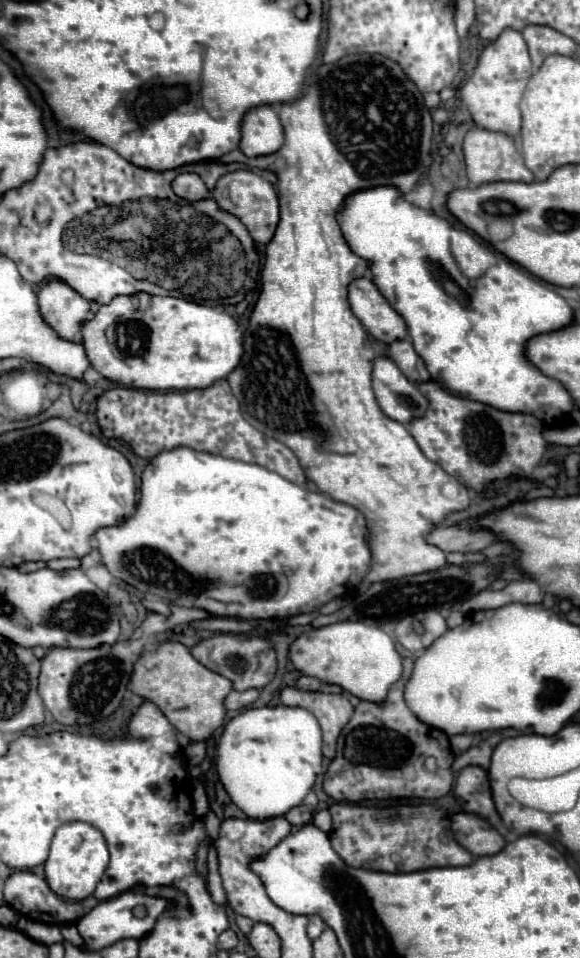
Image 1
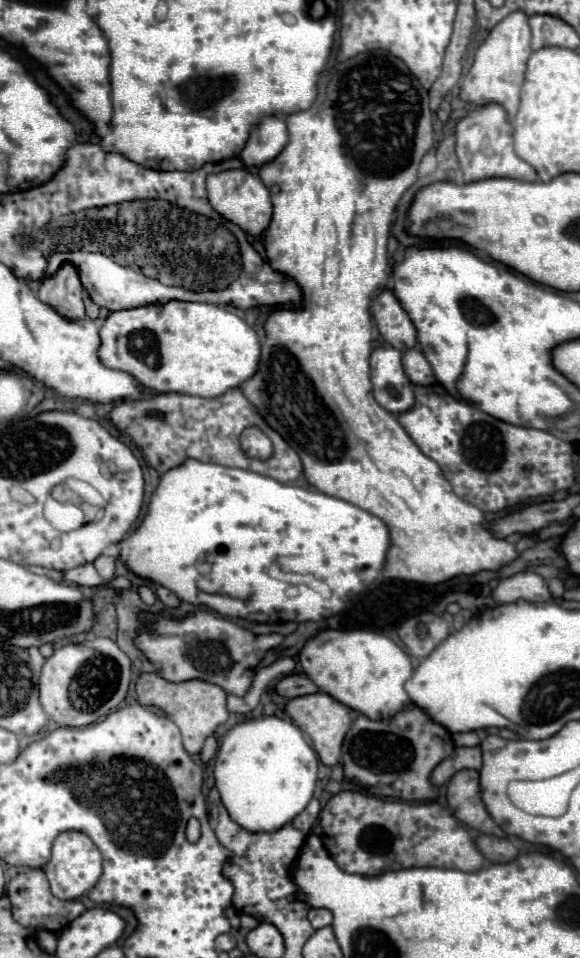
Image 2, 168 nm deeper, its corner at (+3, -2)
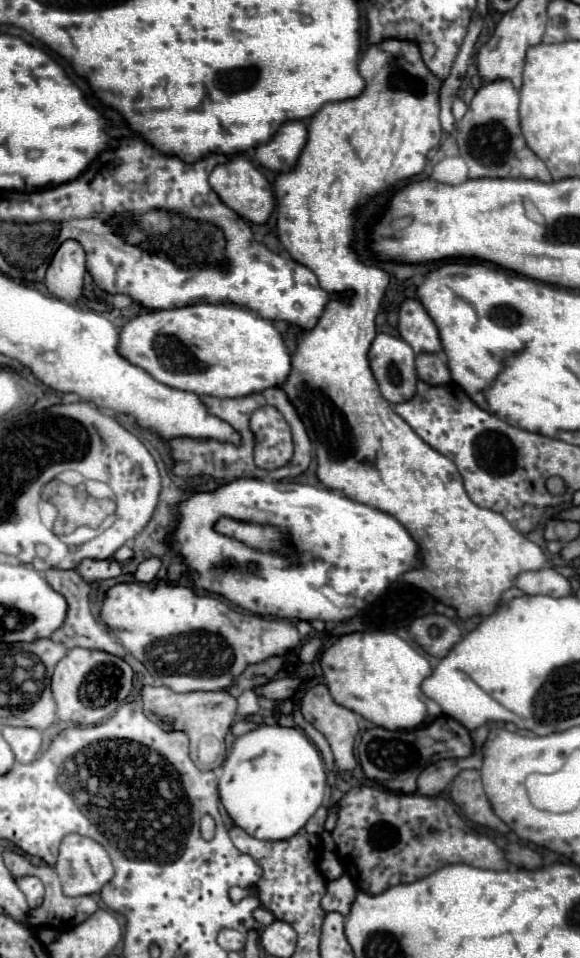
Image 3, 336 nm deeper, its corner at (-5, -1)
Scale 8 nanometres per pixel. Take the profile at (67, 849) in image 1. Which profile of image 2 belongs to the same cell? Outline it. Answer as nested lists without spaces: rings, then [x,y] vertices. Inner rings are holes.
[[[62,832],[52,844],[52,858],[44,868],[52,894],[60,900],[74,900],[88,894],[102,874],[102,856],[94,842],[82,832]]]

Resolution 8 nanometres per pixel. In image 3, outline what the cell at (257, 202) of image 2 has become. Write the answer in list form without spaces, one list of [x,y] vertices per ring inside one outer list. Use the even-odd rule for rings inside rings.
[[[236,157],[226,165],[218,165],[210,173],[210,185],[218,193],[220,201],[224,201],[232,211],[236,211],[240,217],[244,217],[250,223],[256,225],[266,223],[274,209],[274,195],[270,181],[244,157]]]

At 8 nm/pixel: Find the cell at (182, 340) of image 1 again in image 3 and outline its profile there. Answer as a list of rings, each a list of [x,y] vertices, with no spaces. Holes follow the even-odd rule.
[[[196,303],[138,315],[120,329],[118,353],[168,387],[212,397],[244,397],[278,387],[290,373],[290,351],[272,321],[231,303]],[[182,349],[194,357],[182,359]]]

